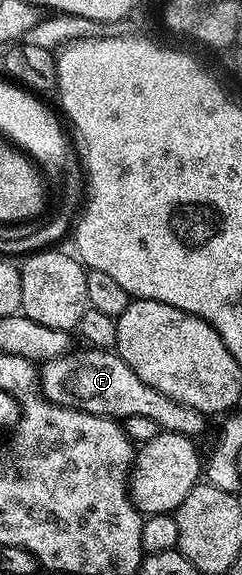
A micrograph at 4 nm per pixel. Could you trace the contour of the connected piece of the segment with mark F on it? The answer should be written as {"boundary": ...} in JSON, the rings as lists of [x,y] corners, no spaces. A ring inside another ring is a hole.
{"boundary":[[[94,348],[83,350],[42,363],[41,389],[49,401],[102,418],[125,420],[129,416],[149,416],[149,420],[157,420],[160,431],[192,440],[206,432],[208,415],[165,396],[165,392],[157,392],[157,388],[149,388],[149,384],[135,375],[118,353]]]}

